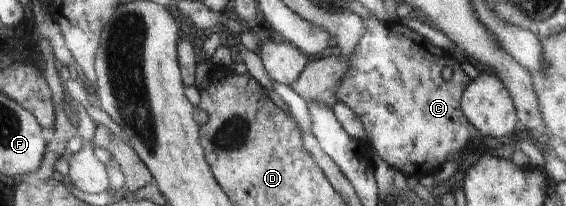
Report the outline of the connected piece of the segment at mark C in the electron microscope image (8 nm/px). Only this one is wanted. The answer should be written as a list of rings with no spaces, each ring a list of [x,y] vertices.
[[[377,18],[363,19],[365,25],[365,33],[363,33],[362,38],[357,43],[354,51],[349,55],[350,60],[350,71],[346,73],[346,76],[342,79],[340,87],[336,90],[337,96],[340,102],[345,103],[353,112],[359,117],[359,120],[364,126],[364,131],[366,132],[366,145],[375,150],[379,157],[381,157],[385,162],[389,163],[395,170],[402,172],[406,178],[409,176],[409,166],[413,166],[415,170],[423,170],[425,168],[437,168],[441,166],[445,160],[451,160],[459,154],[459,150],[469,142],[469,136],[471,136],[471,142],[479,146],[479,142],[482,140],[482,134],[473,126],[468,117],[461,112],[462,102],[461,94],[464,94],[463,90],[467,90],[468,84],[471,82],[467,74],[465,74],[461,64],[455,60],[455,58],[443,50],[441,47],[436,47],[425,38],[417,33],[417,30],[410,29],[402,22],[379,22]]]

